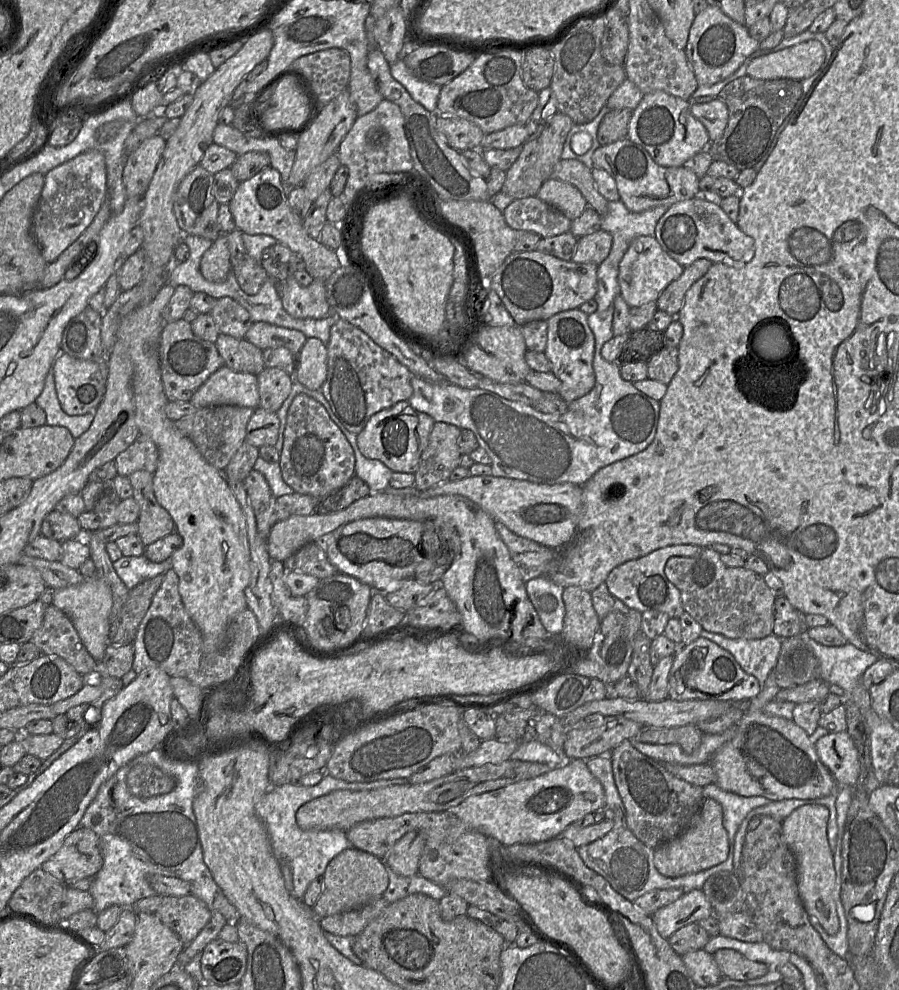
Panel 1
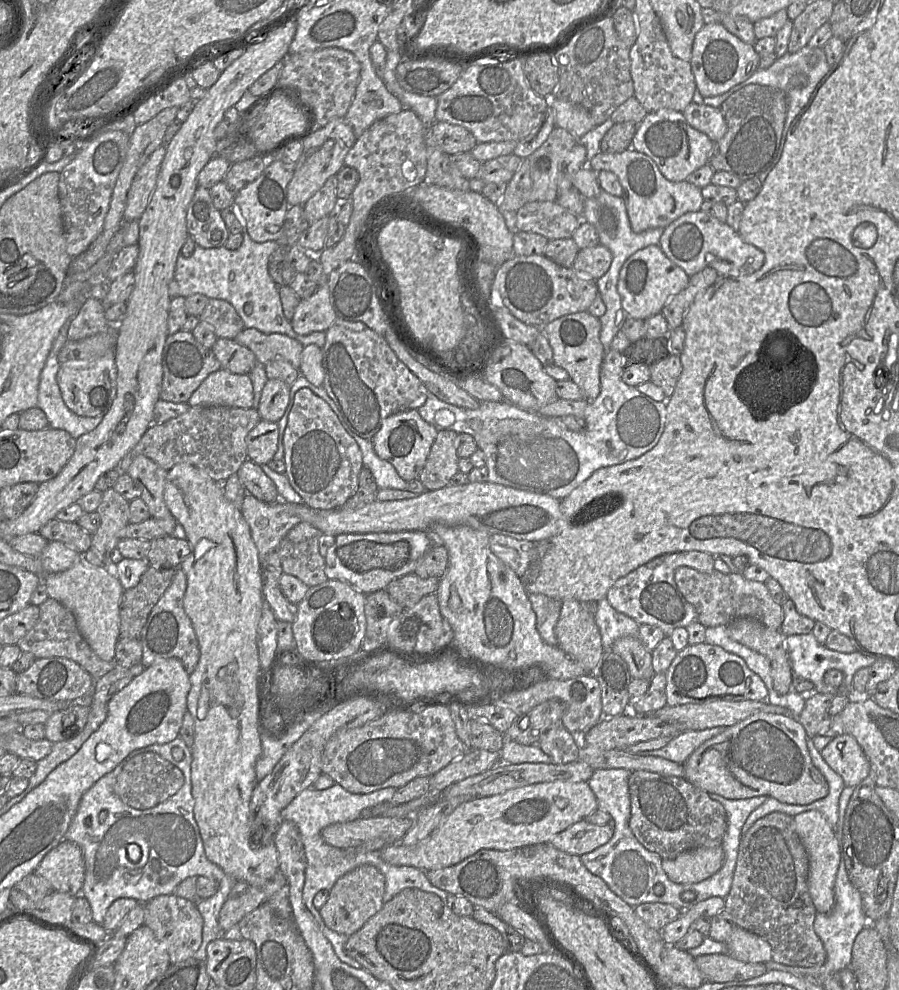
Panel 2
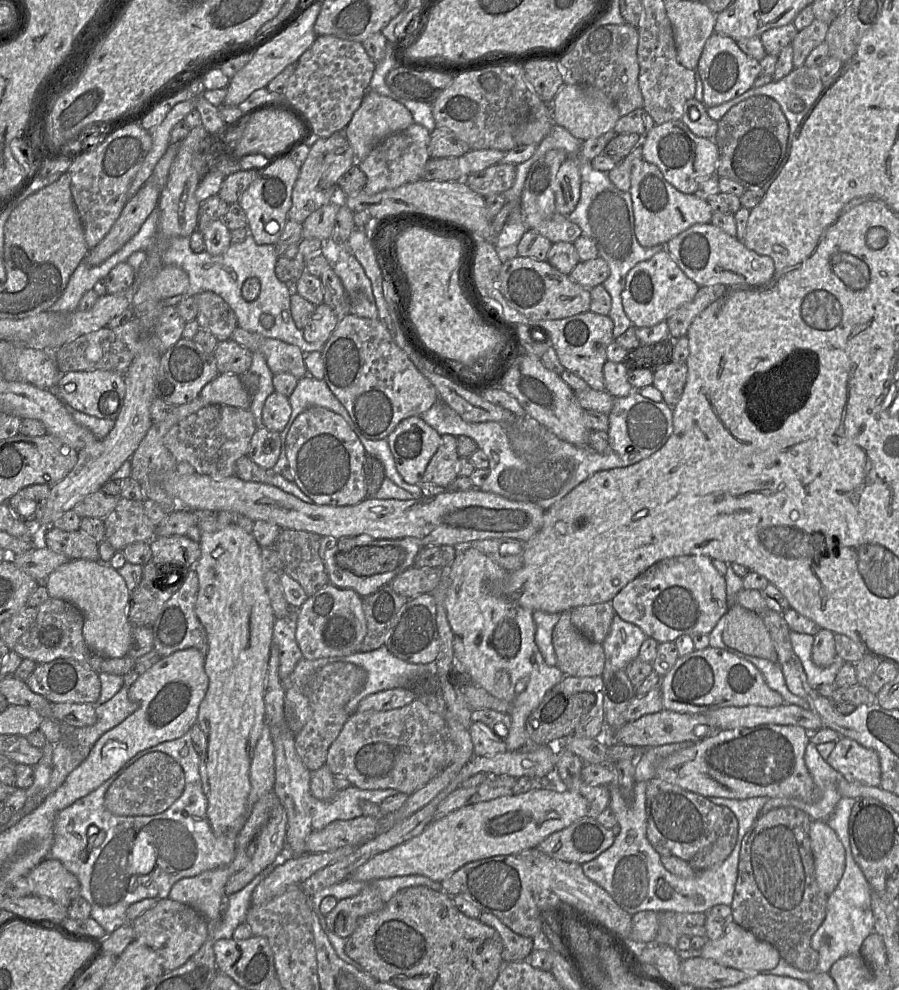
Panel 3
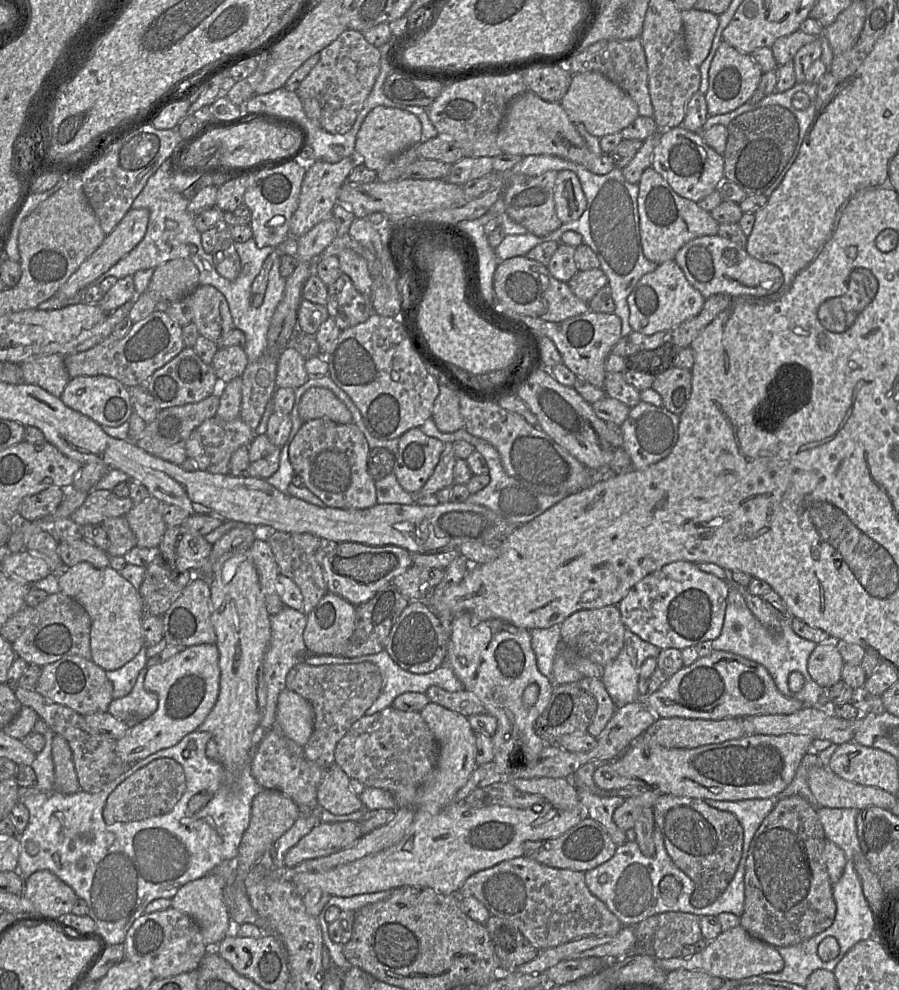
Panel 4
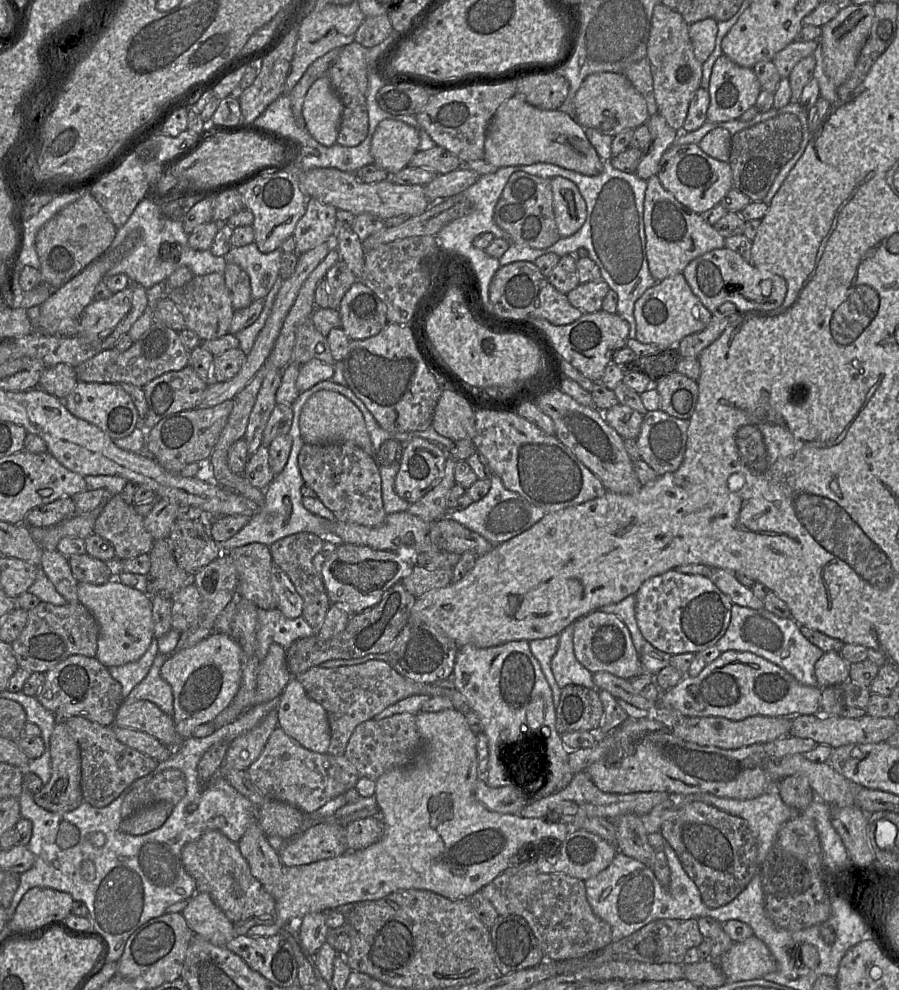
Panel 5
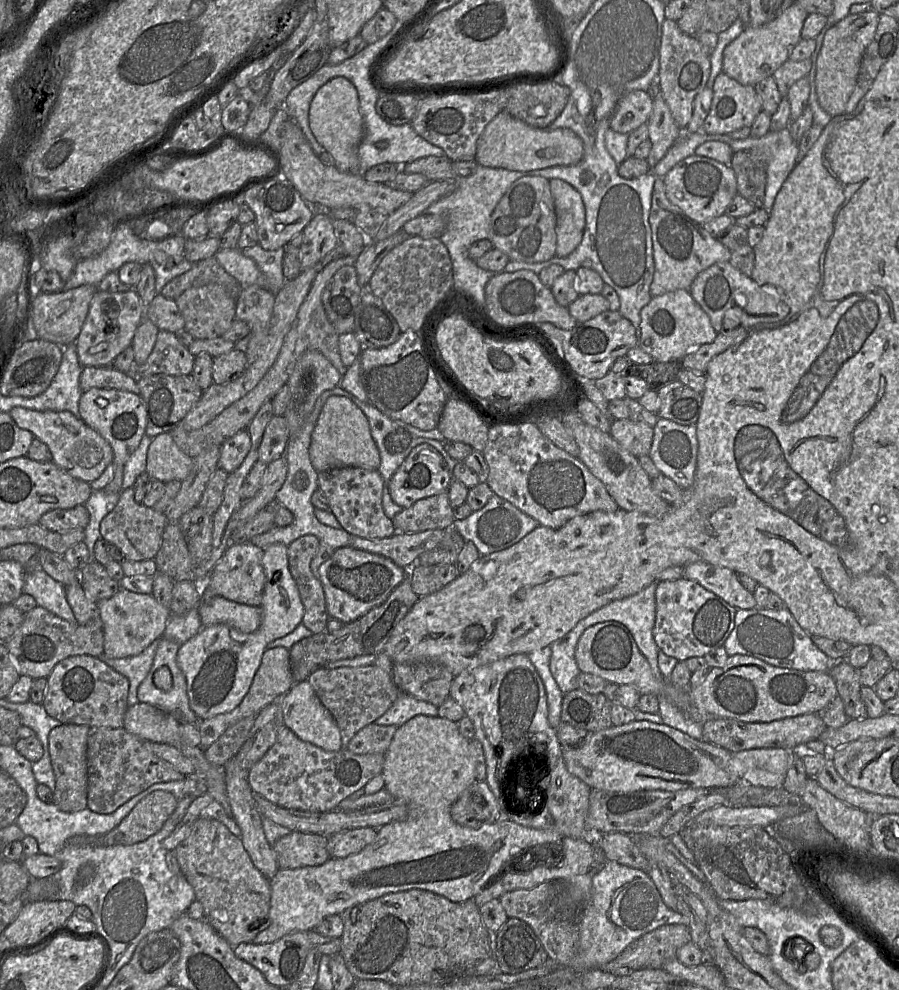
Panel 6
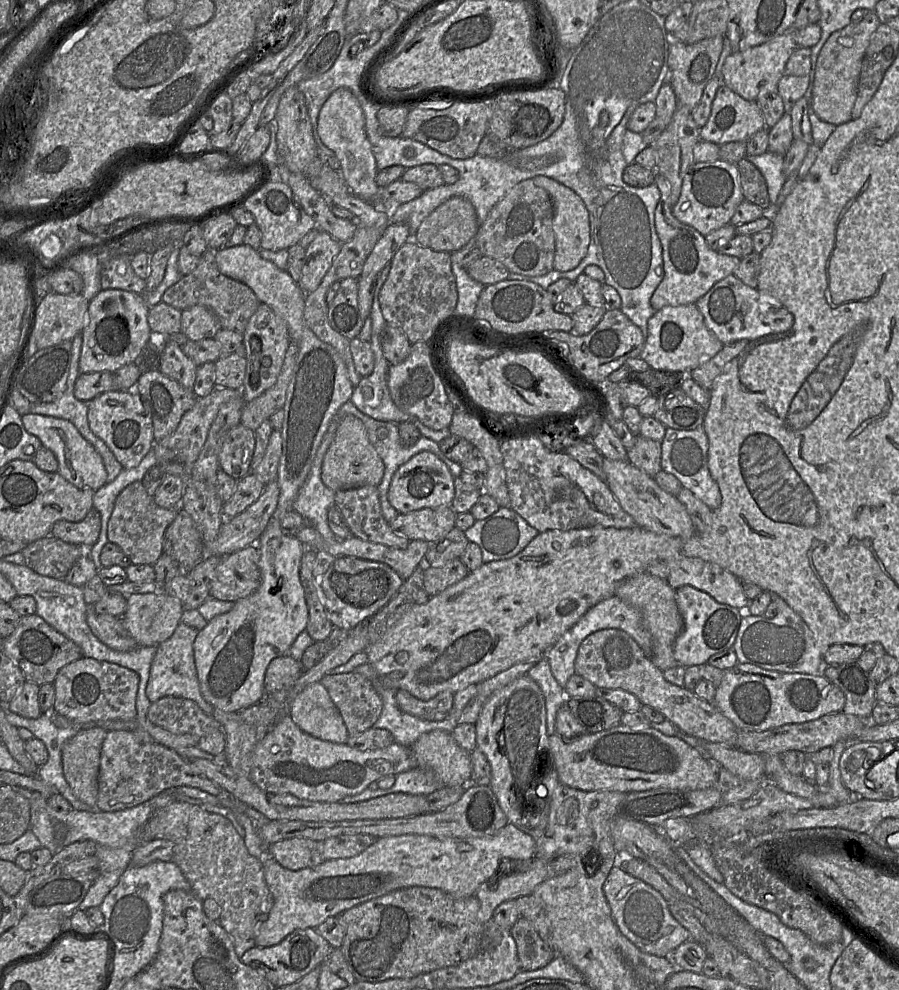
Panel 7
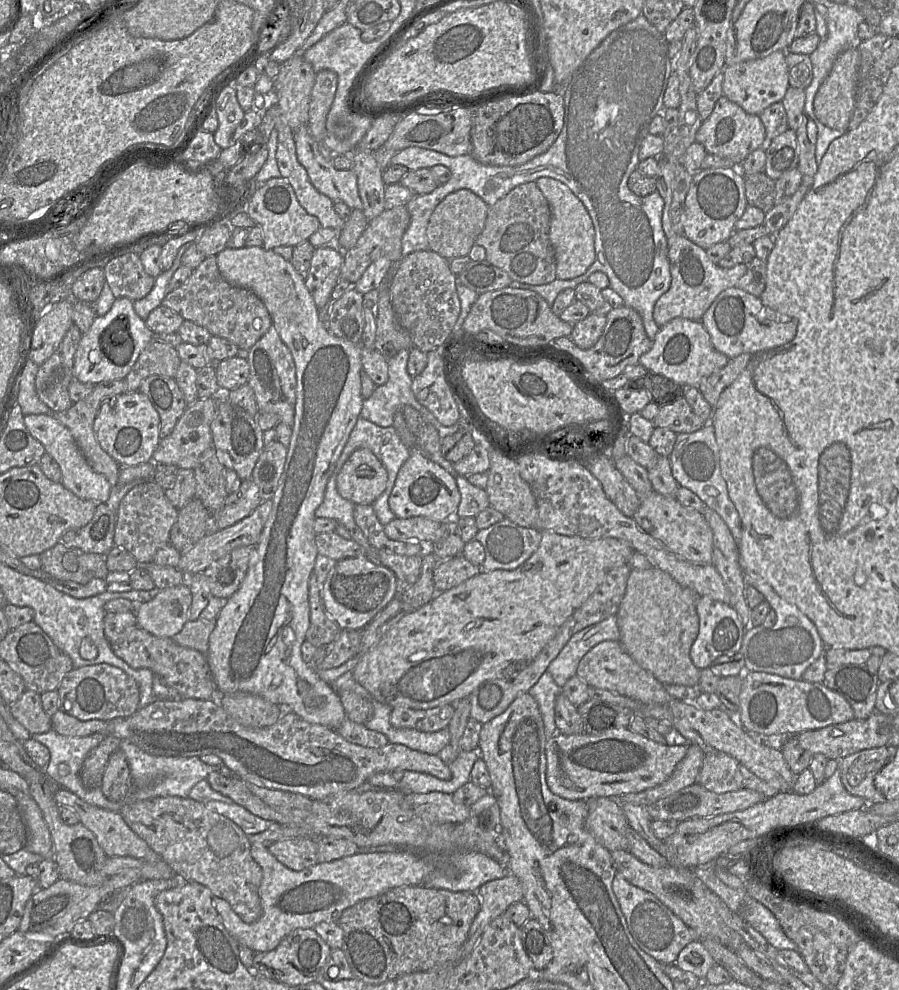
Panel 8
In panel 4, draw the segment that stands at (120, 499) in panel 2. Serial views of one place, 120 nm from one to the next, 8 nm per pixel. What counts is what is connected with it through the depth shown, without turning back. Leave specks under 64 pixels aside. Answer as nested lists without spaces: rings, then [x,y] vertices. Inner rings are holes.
[[[149,497],[133,507],[124,515],[136,537],[138,547],[157,550],[168,528],[160,511],[158,499]]]

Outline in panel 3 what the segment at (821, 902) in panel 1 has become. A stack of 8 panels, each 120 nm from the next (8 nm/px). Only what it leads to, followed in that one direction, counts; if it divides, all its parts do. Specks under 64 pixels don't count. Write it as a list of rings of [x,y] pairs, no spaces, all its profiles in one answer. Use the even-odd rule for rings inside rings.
[[[812,821],[809,836],[816,882],[819,889],[829,896],[843,875],[845,850],[835,831],[825,821]]]

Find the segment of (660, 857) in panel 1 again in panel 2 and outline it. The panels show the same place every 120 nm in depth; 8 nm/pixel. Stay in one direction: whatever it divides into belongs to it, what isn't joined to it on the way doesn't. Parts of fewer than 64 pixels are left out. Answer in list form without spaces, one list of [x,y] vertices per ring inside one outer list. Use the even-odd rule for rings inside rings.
[[[722,846],[695,848],[673,859],[662,859],[662,868],[668,878],[677,884],[694,884],[714,875],[723,865]]]

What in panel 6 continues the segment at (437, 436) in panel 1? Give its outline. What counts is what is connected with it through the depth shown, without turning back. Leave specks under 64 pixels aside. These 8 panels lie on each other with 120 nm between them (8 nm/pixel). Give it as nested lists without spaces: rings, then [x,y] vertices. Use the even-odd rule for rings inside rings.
[[[448,490],[417,500],[410,507],[403,508],[392,520],[397,531],[402,533],[451,528],[454,514]]]

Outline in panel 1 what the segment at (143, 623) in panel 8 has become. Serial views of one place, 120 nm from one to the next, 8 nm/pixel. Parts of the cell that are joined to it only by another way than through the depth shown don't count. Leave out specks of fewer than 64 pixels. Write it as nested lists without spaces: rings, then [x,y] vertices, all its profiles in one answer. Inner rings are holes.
[[[88,577],[77,585],[55,589],[52,605],[63,611],[72,621],[86,650],[95,659],[101,661],[109,644],[109,616],[113,606],[109,586],[98,577]]]

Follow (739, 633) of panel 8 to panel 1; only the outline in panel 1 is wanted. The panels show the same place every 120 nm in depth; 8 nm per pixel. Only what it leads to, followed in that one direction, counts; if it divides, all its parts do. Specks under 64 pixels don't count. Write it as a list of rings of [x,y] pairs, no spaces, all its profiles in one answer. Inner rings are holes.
[[[678,544],[657,549],[646,556],[629,560],[615,567],[607,576],[605,584],[609,592],[630,609],[637,610],[640,613],[656,610],[666,613],[669,618],[679,618],[685,611],[681,603],[680,592],[666,577],[664,567],[670,557],[692,557],[701,548],[694,544]]]

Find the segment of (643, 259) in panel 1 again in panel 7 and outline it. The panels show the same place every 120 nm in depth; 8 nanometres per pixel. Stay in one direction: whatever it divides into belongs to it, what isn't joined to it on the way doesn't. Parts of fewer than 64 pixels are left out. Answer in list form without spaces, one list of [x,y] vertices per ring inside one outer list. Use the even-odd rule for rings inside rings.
[[[696,304],[666,306],[648,320],[648,334],[640,357],[653,369],[687,375],[702,362],[715,356],[723,346],[707,328]]]

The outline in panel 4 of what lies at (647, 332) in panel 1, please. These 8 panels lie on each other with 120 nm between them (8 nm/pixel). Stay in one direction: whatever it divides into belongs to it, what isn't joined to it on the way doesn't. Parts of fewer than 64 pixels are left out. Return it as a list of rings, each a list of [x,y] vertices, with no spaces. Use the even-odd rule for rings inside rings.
[[[668,337],[653,350],[639,350],[625,357],[626,369],[656,376],[674,366],[679,349]]]

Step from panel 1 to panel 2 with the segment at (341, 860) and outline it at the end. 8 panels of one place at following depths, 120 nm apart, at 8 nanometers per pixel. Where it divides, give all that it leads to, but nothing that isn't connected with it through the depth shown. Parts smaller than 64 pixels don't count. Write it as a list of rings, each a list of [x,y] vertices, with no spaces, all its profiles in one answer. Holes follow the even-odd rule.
[[[364,864],[340,877],[328,892],[328,900],[319,910],[322,920],[329,929],[351,936],[381,910],[385,877],[375,866]]]

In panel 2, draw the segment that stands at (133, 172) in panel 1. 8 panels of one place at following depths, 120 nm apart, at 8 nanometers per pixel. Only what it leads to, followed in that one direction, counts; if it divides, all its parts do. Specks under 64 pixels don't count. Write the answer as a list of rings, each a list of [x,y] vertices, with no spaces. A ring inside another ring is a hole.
[[[167,145],[159,146],[136,173],[127,194],[123,221],[138,222],[156,187],[157,177],[167,152]]]

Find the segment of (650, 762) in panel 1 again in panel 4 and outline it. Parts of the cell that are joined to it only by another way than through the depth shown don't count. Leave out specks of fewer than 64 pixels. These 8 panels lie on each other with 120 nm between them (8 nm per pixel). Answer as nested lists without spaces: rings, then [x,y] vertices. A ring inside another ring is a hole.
[[[661,794],[653,814],[667,853],[694,883],[691,904],[704,908],[714,903],[733,879],[742,857],[743,827],[730,812],[709,806],[703,799]]]

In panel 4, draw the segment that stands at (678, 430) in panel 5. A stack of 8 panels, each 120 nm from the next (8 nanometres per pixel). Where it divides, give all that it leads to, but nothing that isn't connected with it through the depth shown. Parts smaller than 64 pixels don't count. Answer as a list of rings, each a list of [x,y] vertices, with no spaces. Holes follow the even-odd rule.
[[[640,401],[630,408],[626,420],[620,426],[623,434],[623,449],[631,458],[635,470],[643,470],[667,457],[678,439],[680,418],[664,407]]]

